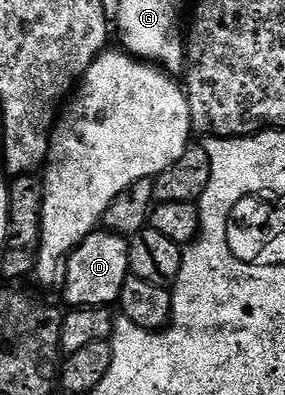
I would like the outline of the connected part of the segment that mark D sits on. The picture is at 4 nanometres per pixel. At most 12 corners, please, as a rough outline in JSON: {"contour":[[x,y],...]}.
{"contour":[[97,231],[68,254],[65,306],[117,304],[129,238]]}

